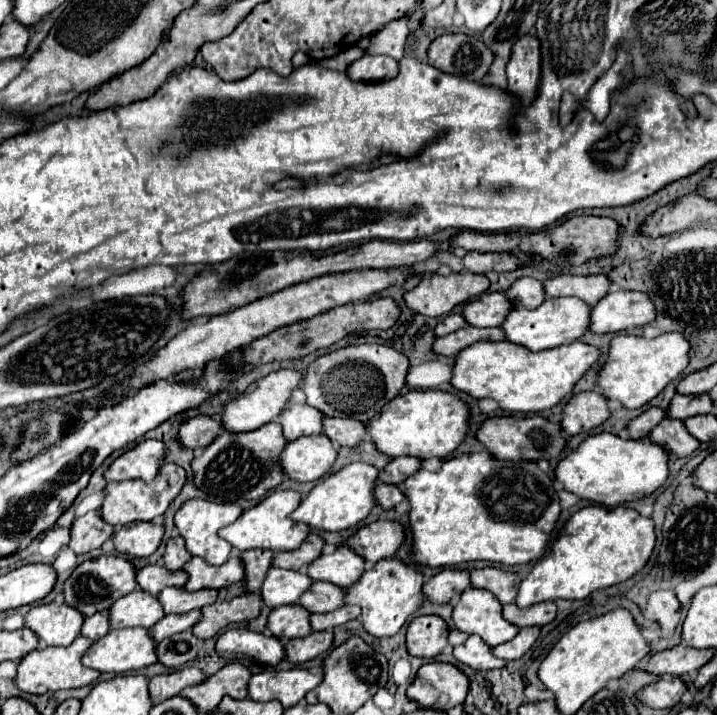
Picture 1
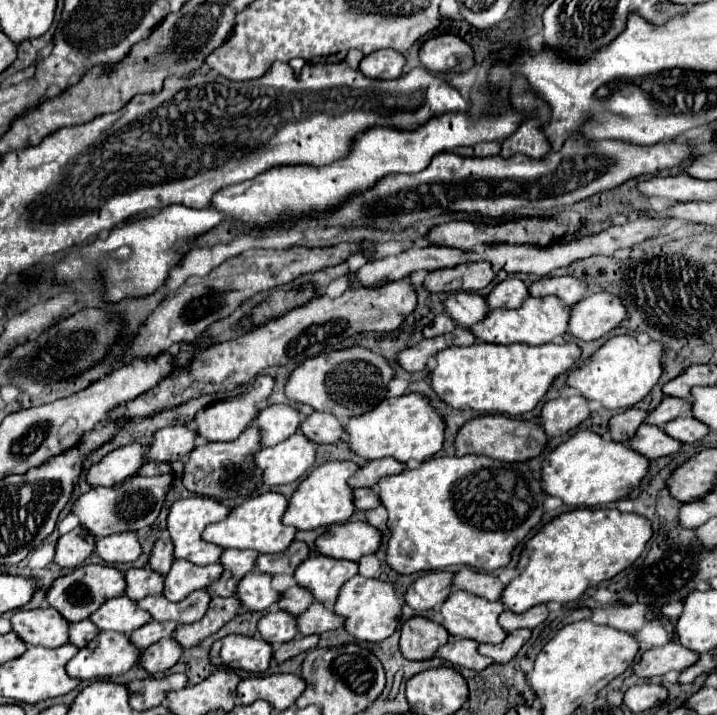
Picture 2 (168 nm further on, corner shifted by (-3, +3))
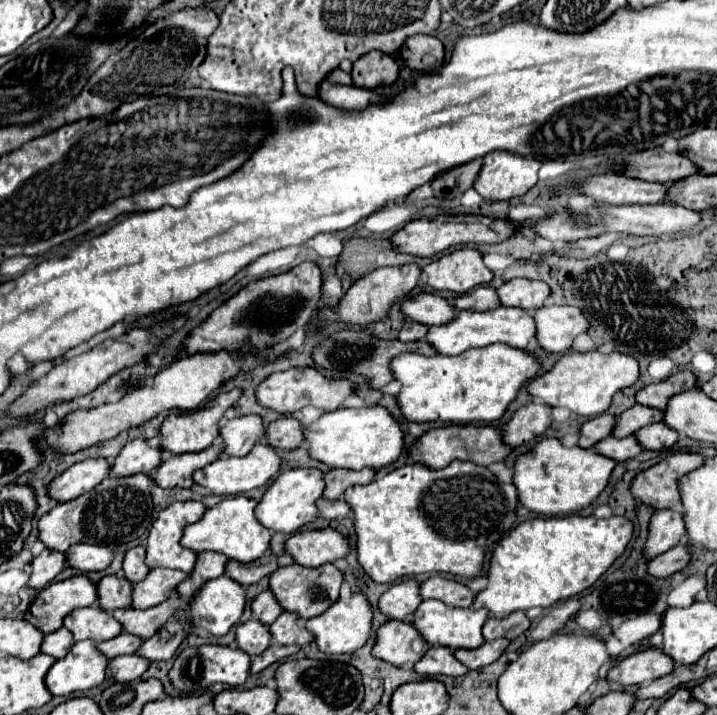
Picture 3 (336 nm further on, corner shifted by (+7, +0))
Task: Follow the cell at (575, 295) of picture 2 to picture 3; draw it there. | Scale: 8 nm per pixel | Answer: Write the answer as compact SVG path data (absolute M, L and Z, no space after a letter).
M512 278L496 292L502 306L514 306L524 310L536 310L550 298L550 288L544 282L526 278Z

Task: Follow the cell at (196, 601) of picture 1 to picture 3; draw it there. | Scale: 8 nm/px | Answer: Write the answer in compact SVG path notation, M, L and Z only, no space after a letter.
M174 594L172 598L168 598L166 602L154 606L154 608L148 608L148 610L124 608L124 610L112 612L112 616L122 624L122 632L148 640L156 634L160 624L166 624L174 616L176 608L186 608L186 604L188 604L188 600Z

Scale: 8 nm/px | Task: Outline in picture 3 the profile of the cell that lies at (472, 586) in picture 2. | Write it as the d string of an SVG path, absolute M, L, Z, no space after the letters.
M432 576L420 584L420 596L424 600L428 598L440 600L446 606L454 608L470 608L476 592L472 592L470 588L466 588L456 580L448 580L444 576Z

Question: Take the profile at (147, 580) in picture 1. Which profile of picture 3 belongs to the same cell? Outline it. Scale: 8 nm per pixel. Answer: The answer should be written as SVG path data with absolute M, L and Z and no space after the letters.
M104 576L98 584L98 606L106 612L112 612L116 608L130 608L130 590L132 584L126 578L120 576Z

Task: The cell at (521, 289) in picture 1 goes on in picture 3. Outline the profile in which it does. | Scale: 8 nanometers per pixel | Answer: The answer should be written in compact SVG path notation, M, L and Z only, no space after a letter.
M478 286L466 294L460 294L452 306L456 310L472 310L472 312L484 312L498 308L500 302L496 300L496 288L492 286Z

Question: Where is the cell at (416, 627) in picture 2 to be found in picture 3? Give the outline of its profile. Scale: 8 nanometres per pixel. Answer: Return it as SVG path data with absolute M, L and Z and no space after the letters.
M388 620L376 632L372 656L392 666L404 666L408 662L414 664L416 660L420 660L426 650L428 646L410 622Z

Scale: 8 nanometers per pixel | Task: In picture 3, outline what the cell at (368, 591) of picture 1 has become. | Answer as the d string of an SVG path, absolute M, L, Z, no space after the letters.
M352 594L350 600L346 600L346 602L338 600L336 604L332 604L332 608L328 608L328 612L324 612L312 620L306 620L304 626L306 626L306 630L310 630L314 634L314 642L320 652L348 654L348 652L362 648L366 644L366 640L370 638L372 608L364 594Z

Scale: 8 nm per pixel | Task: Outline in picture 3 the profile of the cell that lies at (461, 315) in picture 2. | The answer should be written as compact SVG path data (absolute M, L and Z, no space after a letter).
M426 292L408 296L406 300L402 300L400 310L408 320L416 320L426 326L446 324L454 316L454 308L444 298L436 294L426 294Z

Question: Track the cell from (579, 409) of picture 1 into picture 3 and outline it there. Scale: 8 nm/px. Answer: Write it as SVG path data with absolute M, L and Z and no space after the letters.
M526 404L518 408L502 426L504 444L516 448L540 438L552 422L552 408L546 404Z

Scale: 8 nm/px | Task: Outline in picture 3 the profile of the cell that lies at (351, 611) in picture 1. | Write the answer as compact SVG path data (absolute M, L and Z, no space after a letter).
M282 612L270 626L268 626L270 634L272 634L272 642L274 644L310 644L312 642L312 634L304 628L302 620L296 620L296 616L292 616L290 612Z

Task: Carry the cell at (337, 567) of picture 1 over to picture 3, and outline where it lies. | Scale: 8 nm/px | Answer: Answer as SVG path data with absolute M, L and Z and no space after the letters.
M290 564L284 568L278 568L270 576L270 592L278 600L280 608L284 612L294 612L298 618L308 620L318 616L320 612L326 612L336 600L342 586L342 572L334 564L322 564L318 568L304 568L298 564Z

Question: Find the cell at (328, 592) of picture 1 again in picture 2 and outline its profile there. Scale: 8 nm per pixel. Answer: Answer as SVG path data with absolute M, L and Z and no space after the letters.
M294 585L294 587L290 587L290 589L284 591L282 601L278 603L278 607L286 609L290 613L300 615L300 613L304 613L312 605L312 601L316 601L316 599L314 599L314 595L310 591L306 591L304 587Z

